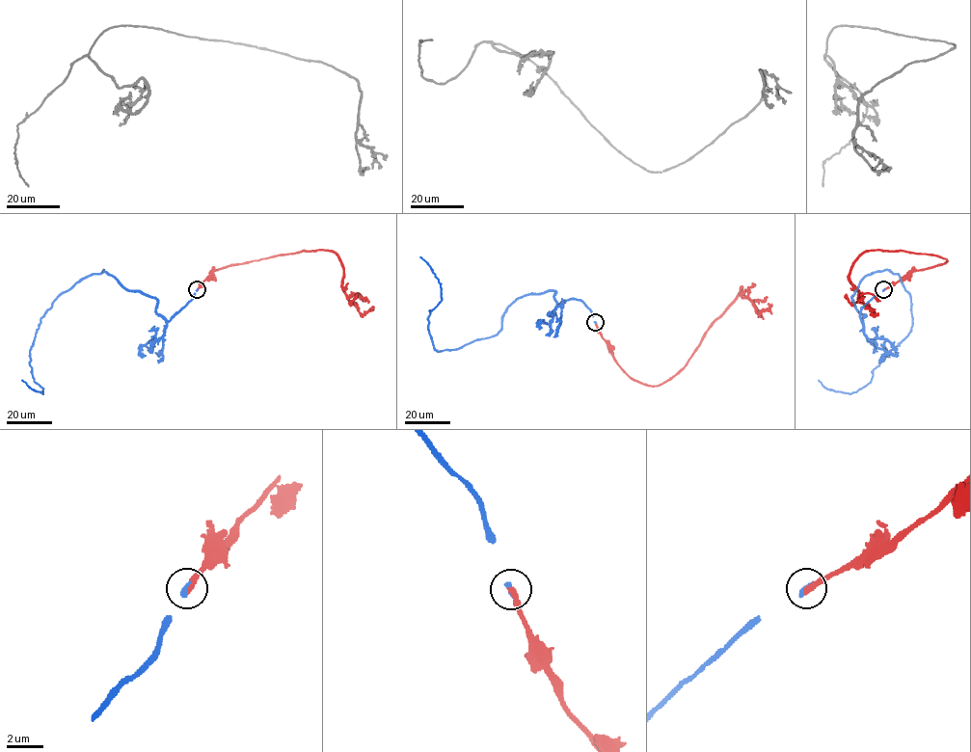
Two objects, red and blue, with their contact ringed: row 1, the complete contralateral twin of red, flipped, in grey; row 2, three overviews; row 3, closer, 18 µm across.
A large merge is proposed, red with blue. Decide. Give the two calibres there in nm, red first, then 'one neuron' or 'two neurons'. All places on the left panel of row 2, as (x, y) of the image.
calibres 340 and 280 nm; one neuron

